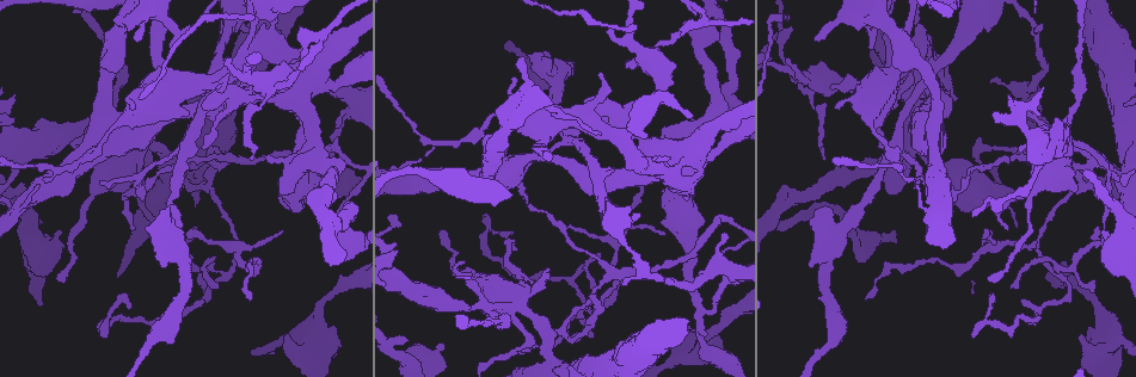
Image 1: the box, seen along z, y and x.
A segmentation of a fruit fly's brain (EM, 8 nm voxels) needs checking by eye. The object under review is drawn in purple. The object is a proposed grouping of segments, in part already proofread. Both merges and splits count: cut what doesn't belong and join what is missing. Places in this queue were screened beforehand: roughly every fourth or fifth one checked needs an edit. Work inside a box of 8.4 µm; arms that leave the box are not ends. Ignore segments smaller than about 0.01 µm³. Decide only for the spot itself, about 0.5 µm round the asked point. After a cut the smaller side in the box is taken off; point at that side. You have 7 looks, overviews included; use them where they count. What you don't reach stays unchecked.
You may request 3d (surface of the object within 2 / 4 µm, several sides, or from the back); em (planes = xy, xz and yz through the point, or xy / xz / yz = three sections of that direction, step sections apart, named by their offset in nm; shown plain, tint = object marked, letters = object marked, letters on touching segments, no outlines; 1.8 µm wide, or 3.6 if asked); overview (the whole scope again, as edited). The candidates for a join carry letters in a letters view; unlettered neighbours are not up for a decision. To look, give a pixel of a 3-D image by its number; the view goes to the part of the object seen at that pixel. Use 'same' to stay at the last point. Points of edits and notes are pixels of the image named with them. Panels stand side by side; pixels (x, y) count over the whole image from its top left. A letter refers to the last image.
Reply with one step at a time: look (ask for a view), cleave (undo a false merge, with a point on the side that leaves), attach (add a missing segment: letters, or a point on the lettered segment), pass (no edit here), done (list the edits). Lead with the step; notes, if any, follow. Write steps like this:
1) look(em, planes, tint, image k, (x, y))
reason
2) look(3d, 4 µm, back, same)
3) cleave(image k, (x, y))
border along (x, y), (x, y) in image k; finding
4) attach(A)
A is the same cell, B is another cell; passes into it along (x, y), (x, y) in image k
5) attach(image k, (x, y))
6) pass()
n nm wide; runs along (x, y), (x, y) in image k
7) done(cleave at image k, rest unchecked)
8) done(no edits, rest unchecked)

look(em, planes, letters, image 1, (175, 27))
thick turns thin

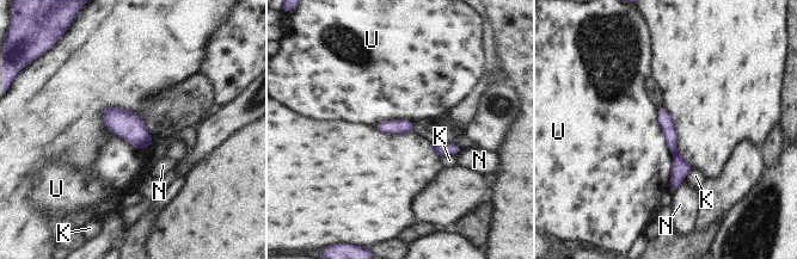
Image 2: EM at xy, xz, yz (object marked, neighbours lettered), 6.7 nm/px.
cleave(image 2, (680, 168))
K, N and U are other cells; a second neuron is stuck on

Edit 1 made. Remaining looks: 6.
look(em, xz, step 4, tint, image 1, (1053, 272))
tapers out

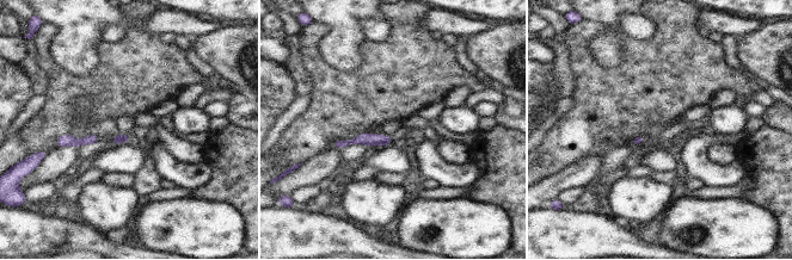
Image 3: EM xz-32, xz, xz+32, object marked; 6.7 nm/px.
look(em, planes, letters, same)

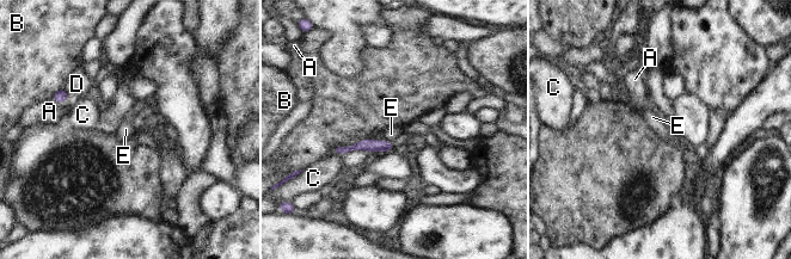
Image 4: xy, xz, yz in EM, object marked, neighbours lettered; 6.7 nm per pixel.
pass()
A, B, C, D and E are other cells; border along (382, 140), (392, 142) in image 4; none of them fits

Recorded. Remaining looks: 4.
done(cleave at image 2, rest unchecked)

